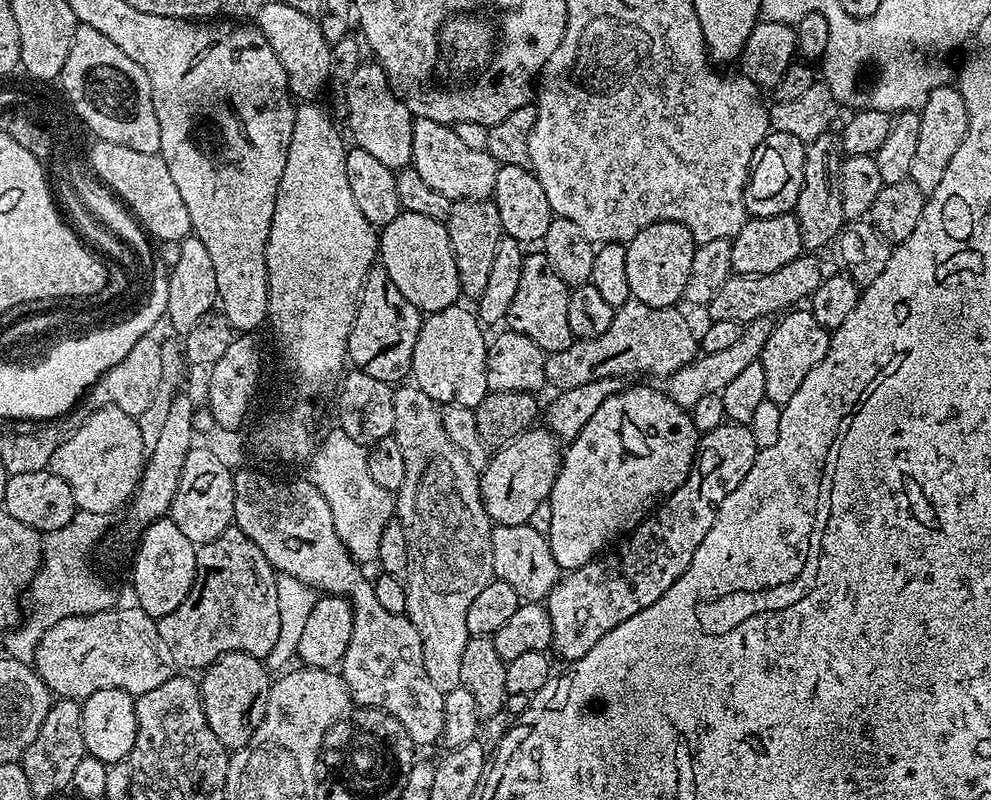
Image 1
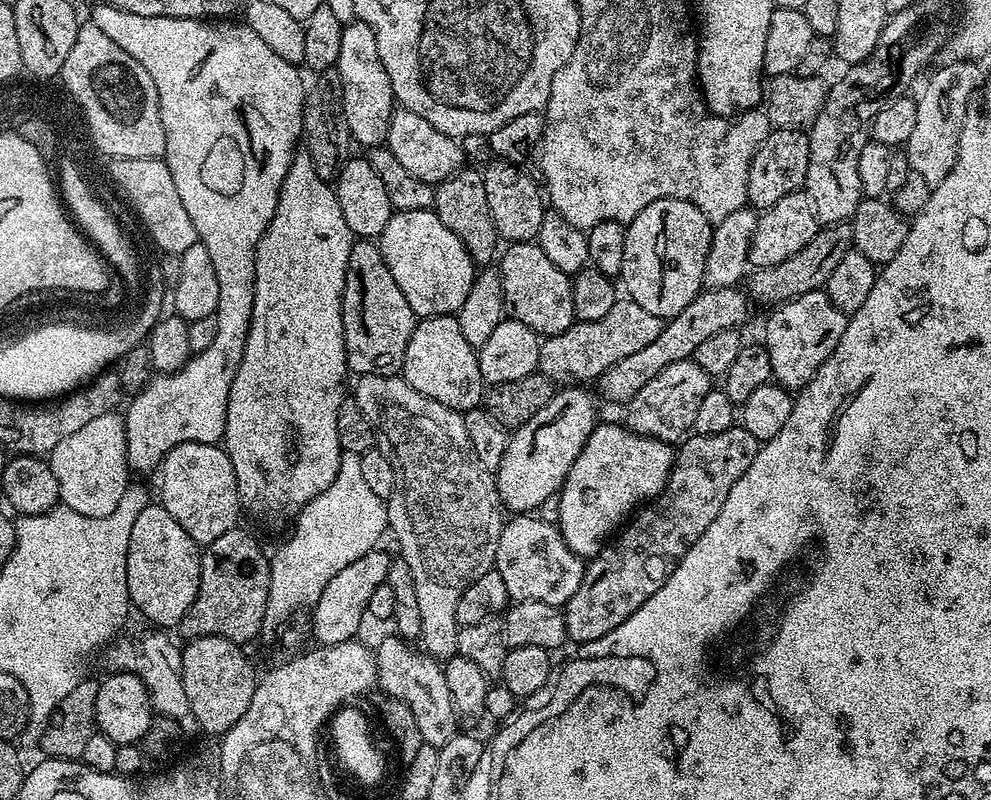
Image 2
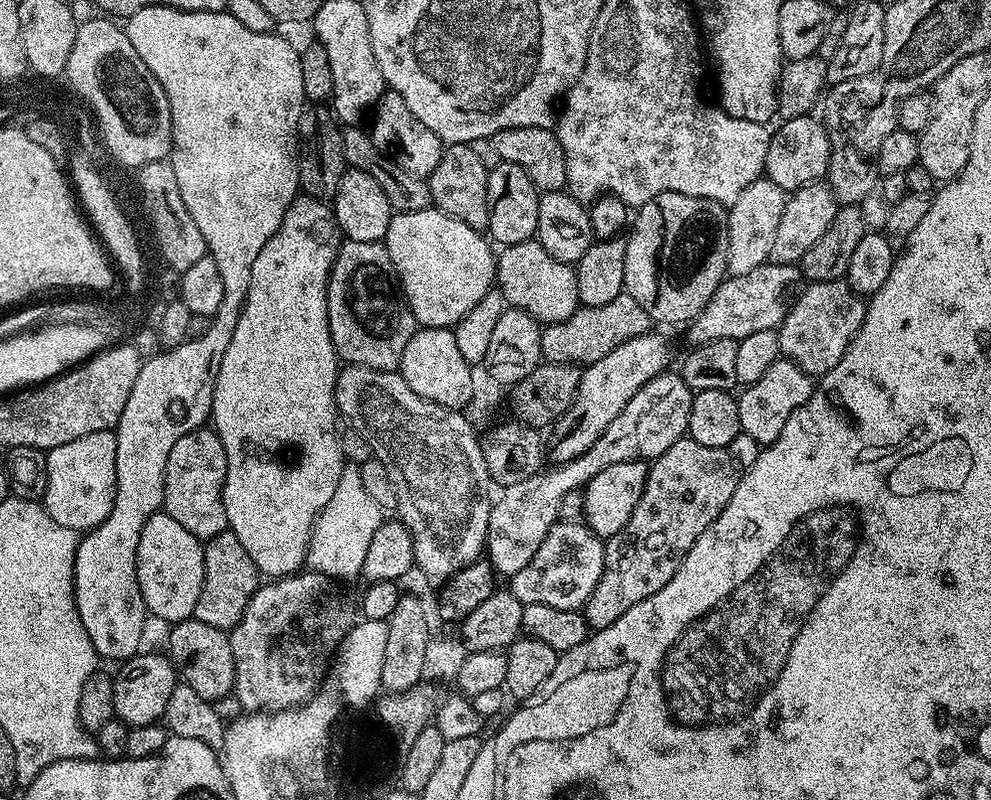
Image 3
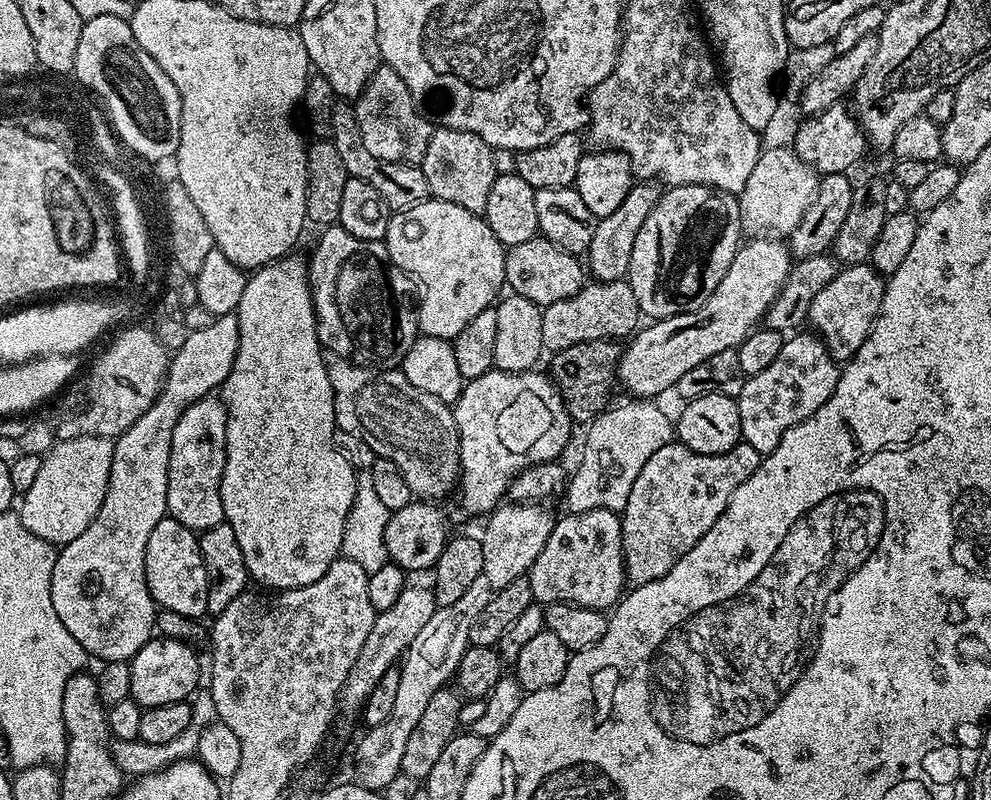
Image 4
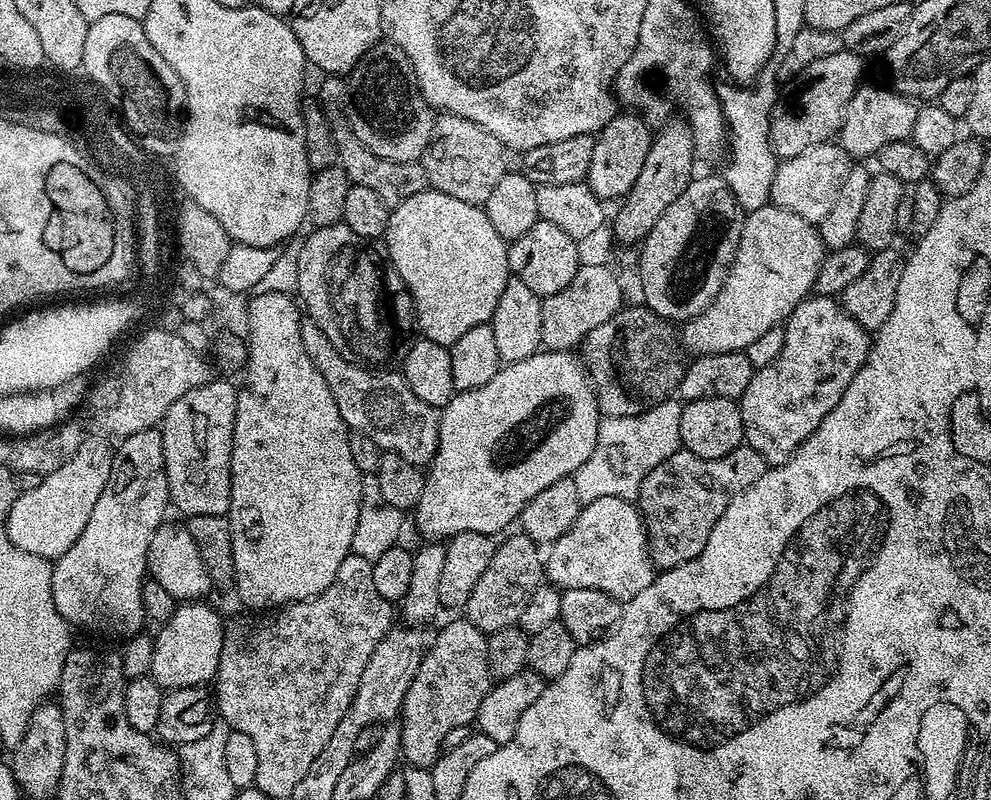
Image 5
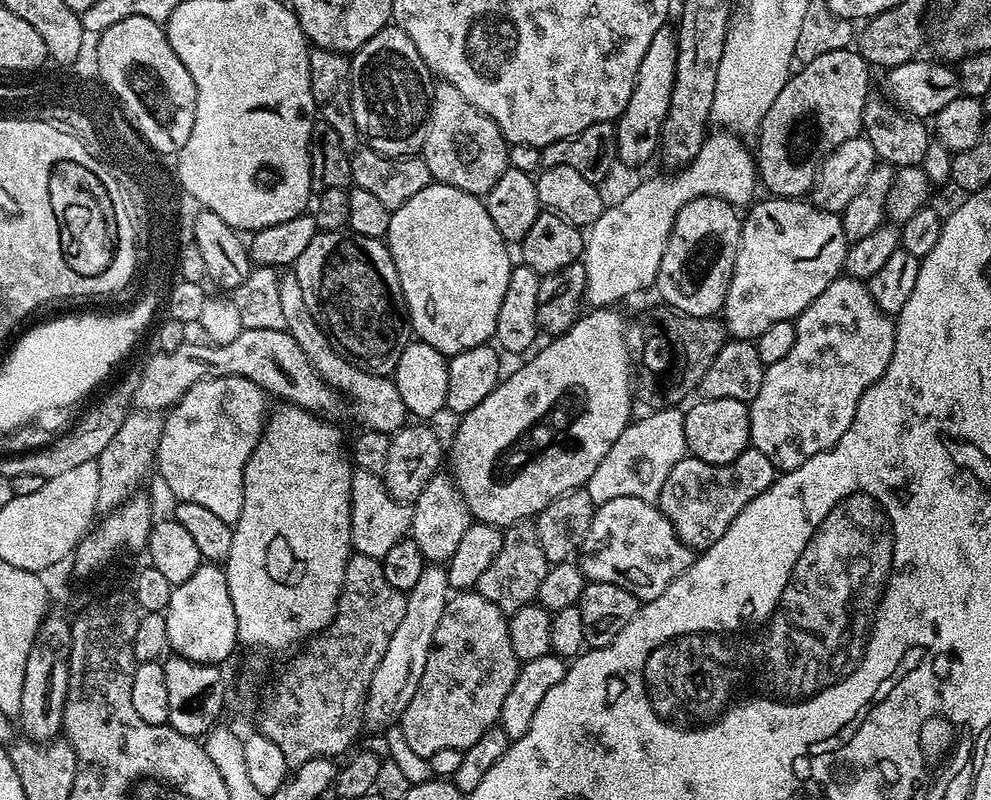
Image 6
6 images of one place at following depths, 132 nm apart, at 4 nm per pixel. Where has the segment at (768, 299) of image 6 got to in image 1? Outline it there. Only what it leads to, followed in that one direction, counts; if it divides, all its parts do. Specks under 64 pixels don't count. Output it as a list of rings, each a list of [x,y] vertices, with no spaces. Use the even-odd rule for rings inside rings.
[[[543,427],[534,428],[521,432],[515,440],[497,447],[493,451],[496,453],[493,454],[492,461],[485,466],[484,473],[480,476],[480,500],[493,525],[527,524],[536,507],[539,504],[541,507],[547,501],[562,456],[558,448],[556,452],[557,437]]]

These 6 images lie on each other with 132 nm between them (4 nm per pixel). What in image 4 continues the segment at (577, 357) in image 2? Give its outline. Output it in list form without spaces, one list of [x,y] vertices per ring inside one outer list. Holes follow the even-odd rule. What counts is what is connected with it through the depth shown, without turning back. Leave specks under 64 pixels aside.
[[[627,279],[588,282],[582,290],[578,290],[578,294],[574,294],[574,298],[562,298],[562,302],[554,302],[543,309],[542,342],[549,353],[555,354],[566,350],[566,346],[578,346],[578,342],[623,341],[631,337],[641,324],[642,313],[638,298],[634,298],[634,290]]]

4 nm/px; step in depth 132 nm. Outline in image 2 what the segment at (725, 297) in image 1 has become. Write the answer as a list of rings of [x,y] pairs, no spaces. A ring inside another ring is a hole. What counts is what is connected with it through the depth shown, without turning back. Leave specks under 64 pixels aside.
[[[845,222],[823,227],[810,243],[802,246],[802,250],[798,250],[798,254],[794,254],[794,258],[786,258],[786,262],[778,262],[778,266],[755,269],[746,280],[747,295],[755,303],[757,300],[760,304],[768,304],[767,306],[779,306],[802,294],[821,291],[827,285],[831,273],[838,266],[844,253],[851,251],[852,240],[851,223]]]

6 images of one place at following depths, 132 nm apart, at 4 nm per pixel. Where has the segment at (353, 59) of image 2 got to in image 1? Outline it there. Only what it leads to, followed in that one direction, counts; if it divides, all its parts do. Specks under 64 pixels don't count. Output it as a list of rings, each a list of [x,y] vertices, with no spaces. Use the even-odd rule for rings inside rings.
[[[361,62],[357,68],[346,76],[348,85],[344,88],[344,104],[348,107],[348,132],[352,135],[351,143],[357,148],[366,150],[366,154],[378,158],[378,162],[382,162],[382,166],[399,170],[411,165],[412,162],[412,111],[400,101],[394,89],[390,86],[390,82],[386,78],[386,74],[382,70],[382,66],[375,62]]]

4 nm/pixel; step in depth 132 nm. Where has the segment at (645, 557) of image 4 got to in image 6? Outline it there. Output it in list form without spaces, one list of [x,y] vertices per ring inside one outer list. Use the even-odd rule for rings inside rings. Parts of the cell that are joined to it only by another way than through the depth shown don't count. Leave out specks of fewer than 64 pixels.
[[[748,447],[738,454],[729,464],[711,464],[702,462],[696,456],[688,454],[670,470],[666,486],[662,486],[658,507],[674,526],[678,538],[688,548],[697,553],[705,552],[734,522],[734,518],[762,490],[766,490],[776,481],[778,470],[757,448]]]

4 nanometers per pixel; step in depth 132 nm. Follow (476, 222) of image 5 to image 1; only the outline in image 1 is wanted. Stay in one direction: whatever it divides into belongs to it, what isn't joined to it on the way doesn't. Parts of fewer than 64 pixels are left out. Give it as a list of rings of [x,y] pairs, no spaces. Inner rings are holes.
[[[401,211],[394,222],[383,225],[379,233],[378,260],[386,274],[390,274],[390,282],[398,286],[402,298],[422,314],[446,310],[446,306],[461,299],[448,229],[439,220]]]

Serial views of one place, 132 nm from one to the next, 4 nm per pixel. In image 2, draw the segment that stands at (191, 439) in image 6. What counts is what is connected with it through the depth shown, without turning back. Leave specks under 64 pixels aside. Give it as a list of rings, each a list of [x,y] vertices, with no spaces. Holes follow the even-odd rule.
[[[186,442],[174,446],[160,462],[159,503],[190,534],[198,546],[207,546],[214,538],[222,538],[226,530],[237,527],[239,516],[242,516],[238,482],[234,478],[234,466],[220,444],[203,444]]]

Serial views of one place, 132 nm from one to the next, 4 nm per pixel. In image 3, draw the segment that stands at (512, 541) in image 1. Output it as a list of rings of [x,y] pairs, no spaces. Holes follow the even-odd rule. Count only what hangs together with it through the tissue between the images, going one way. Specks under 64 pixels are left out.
[[[558,522],[542,538],[538,554],[510,577],[510,591],[520,604],[555,606],[558,610],[580,610],[594,594],[604,569],[605,541],[595,536],[583,522]]]

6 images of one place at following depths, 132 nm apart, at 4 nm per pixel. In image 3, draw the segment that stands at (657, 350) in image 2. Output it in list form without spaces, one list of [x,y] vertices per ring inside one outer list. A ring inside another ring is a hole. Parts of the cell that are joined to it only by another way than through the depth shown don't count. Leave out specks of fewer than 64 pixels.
[[[769,262],[754,266],[750,274],[728,276],[718,290],[714,290],[714,298],[710,298],[696,319],[687,325],[689,345],[705,344],[718,338],[737,341],[758,330],[779,329],[801,291],[802,273],[796,264]]]

